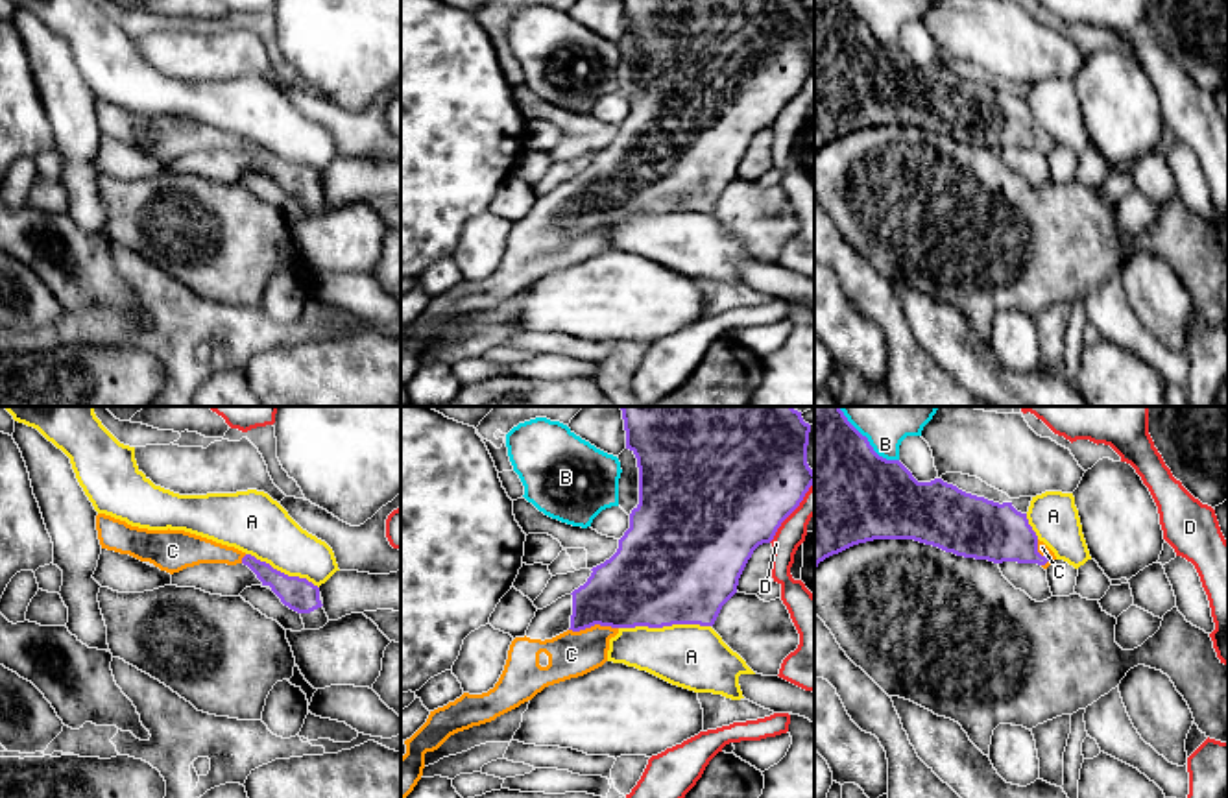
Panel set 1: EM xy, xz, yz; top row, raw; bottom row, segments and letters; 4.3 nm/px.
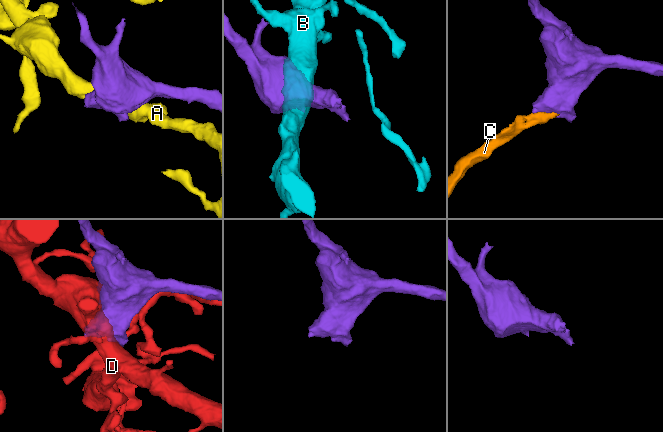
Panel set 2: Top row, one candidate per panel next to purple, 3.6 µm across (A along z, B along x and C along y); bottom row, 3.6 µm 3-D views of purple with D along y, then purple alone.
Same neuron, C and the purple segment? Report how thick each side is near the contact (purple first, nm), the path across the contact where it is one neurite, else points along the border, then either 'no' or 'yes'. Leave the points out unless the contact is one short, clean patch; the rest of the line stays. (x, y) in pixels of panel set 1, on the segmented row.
calibres 340 and 200 nm; way xz (636, 586), (593, 625), (589, 636), (571, 654); yes

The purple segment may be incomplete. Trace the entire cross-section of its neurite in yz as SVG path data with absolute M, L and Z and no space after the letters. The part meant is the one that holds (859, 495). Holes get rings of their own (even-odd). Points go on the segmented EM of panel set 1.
M814 406L814 567L833 554L873 539L914 539L957 556L993 563L1038 563L1047 569L1056 560L1054 552L1038 539L1027 514L1017 512L1012 502L999 504L966 493L942 478L918 482L899 460L879 456L840 406Z

